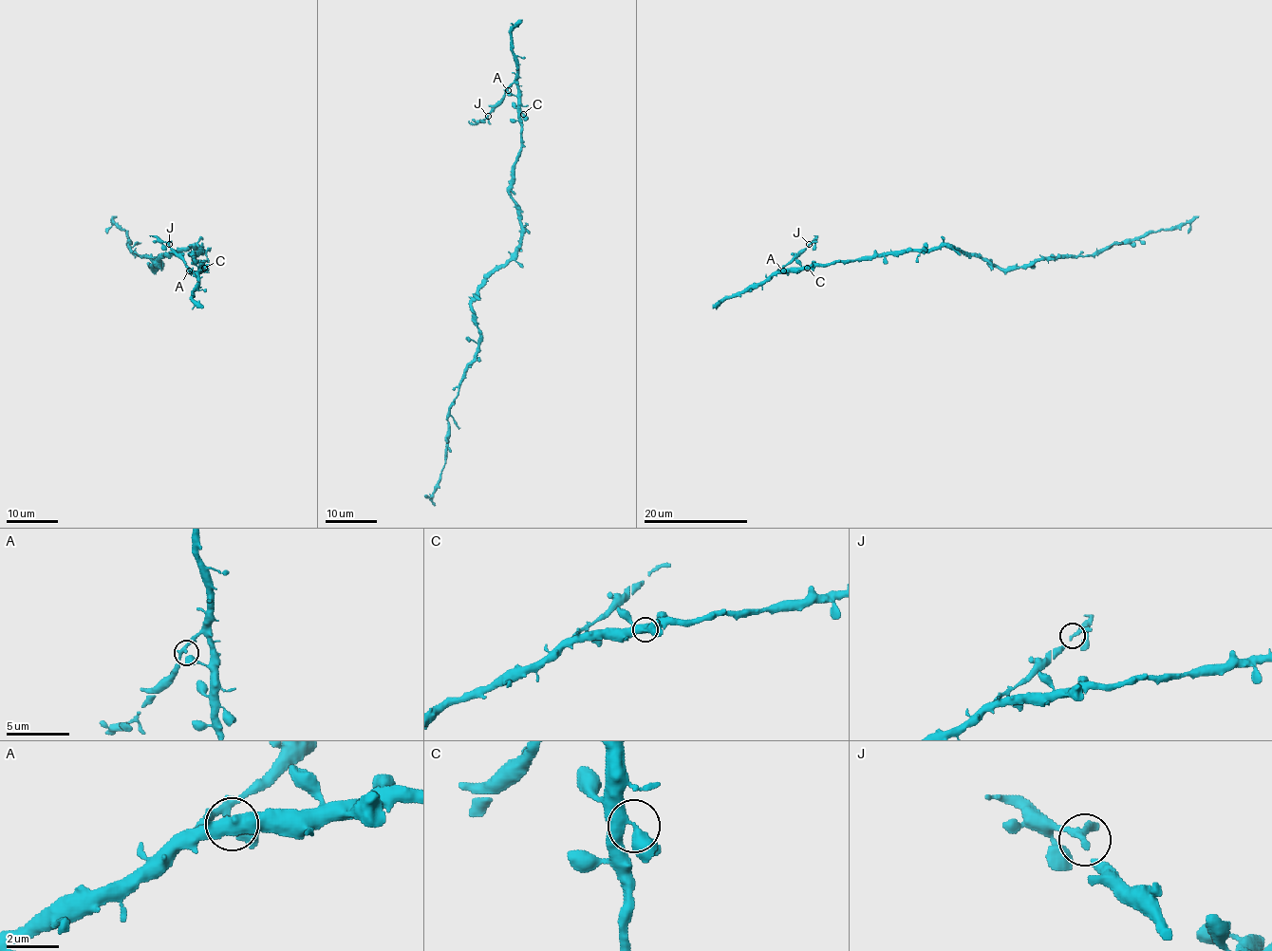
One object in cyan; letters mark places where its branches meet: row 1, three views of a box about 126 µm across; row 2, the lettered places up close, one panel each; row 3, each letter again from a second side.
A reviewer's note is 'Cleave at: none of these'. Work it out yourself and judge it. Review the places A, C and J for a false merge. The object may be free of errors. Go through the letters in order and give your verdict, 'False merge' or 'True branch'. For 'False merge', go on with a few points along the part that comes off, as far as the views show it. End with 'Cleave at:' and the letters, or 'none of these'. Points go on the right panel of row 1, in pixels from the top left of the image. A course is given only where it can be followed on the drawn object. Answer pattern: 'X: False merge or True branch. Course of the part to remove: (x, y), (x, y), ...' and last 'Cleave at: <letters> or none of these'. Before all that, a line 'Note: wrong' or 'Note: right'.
Note: right
A: True branch
C: True branch
J: True branch
Cleave at: none of these

